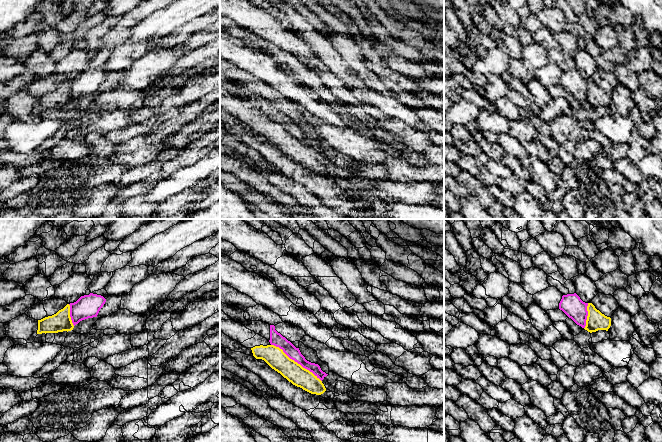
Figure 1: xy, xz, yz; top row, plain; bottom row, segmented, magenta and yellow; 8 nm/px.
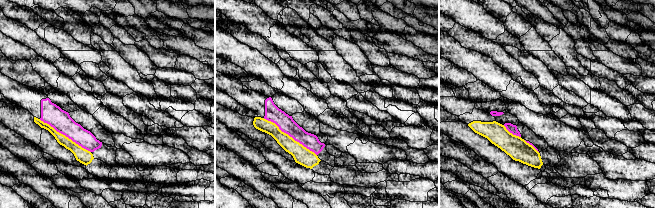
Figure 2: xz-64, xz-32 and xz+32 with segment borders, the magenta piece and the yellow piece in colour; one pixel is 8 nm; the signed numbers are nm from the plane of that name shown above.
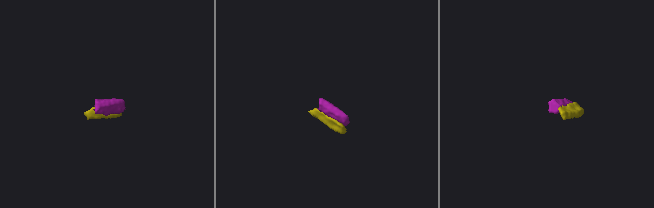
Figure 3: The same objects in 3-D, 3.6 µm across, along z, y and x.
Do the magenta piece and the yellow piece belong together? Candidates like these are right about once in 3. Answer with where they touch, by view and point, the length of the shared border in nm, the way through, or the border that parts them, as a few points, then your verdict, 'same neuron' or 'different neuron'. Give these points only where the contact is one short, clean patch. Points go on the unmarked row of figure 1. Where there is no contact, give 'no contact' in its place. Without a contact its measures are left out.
contact xz (296, 137); length 500 nm; different neuron

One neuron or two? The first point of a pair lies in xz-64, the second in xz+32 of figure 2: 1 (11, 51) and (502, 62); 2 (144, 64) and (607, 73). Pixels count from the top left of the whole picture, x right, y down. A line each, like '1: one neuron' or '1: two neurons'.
1: two neurons
2: two neurons

